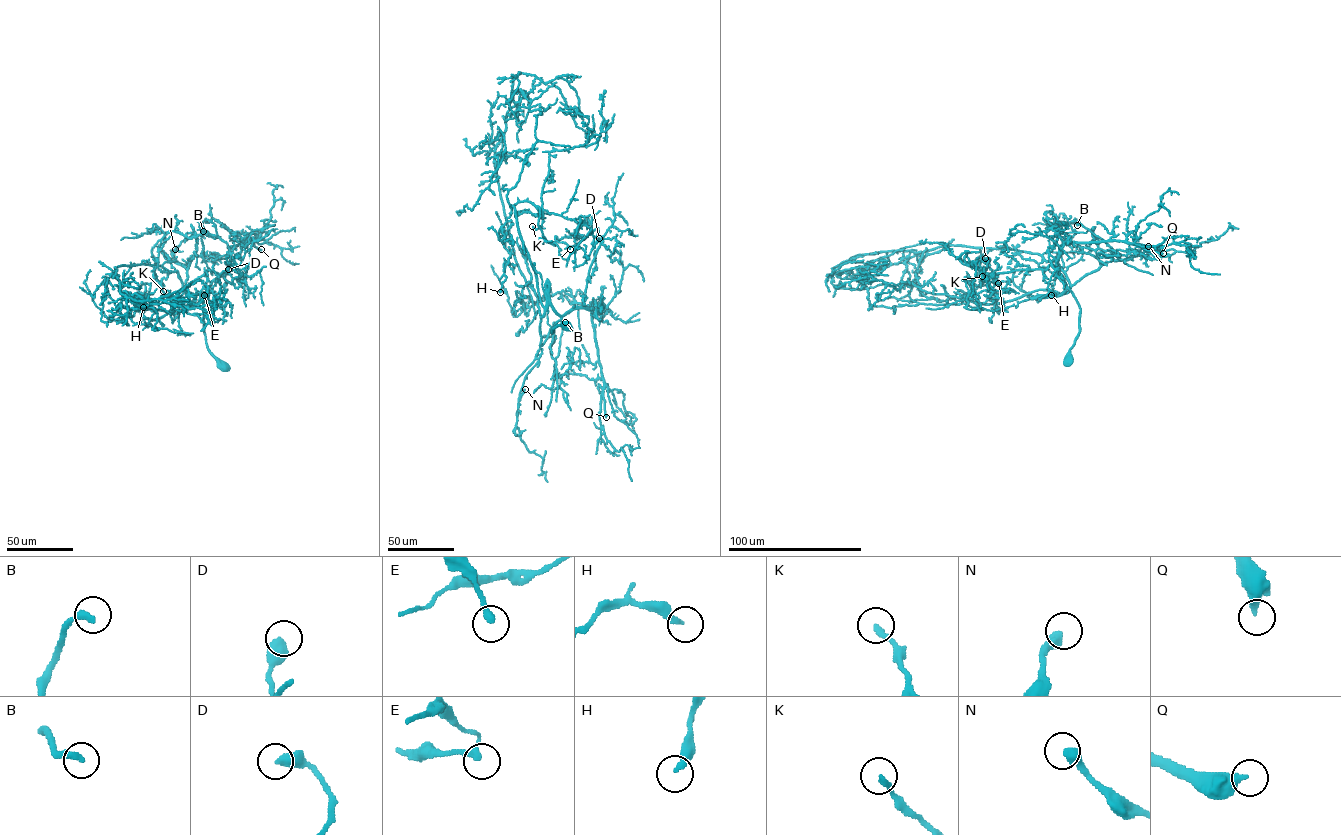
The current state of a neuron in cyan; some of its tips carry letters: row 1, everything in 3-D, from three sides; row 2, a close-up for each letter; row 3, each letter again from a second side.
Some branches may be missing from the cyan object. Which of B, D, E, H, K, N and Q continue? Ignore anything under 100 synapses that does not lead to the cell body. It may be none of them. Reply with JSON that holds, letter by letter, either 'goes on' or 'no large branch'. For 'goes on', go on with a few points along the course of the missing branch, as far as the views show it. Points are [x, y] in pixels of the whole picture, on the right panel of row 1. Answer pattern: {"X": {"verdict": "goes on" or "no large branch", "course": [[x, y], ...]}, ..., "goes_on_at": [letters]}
{"B": {"verdict": "goes on", "course": [[1077, 225], [1082, 221], [1083, 229], [1091, 237], [1089, 242], [1097, 239], [1113, 243], [1125, 239], [1151, 245]]}, "D": {"verdict": "no large branch"}, "E": {"verdict": "no large branch"}, "H": {"verdict": "no large branch"}, "K": {"verdict": "no large branch"}, "N": {"verdict": "goes on", "course": [[1148, 246], [1146, 241], [1127, 236], [1119, 236], [1115, 240], [1097, 235], [1083, 238], [1080, 250]]}, "Q": {"verdict": "goes on", "course": [[1163, 253], [1196, 257], [1170, 232], [1177, 222], [1175, 218]]}, "goes_on_at": ["B", "N", "Q"]}

